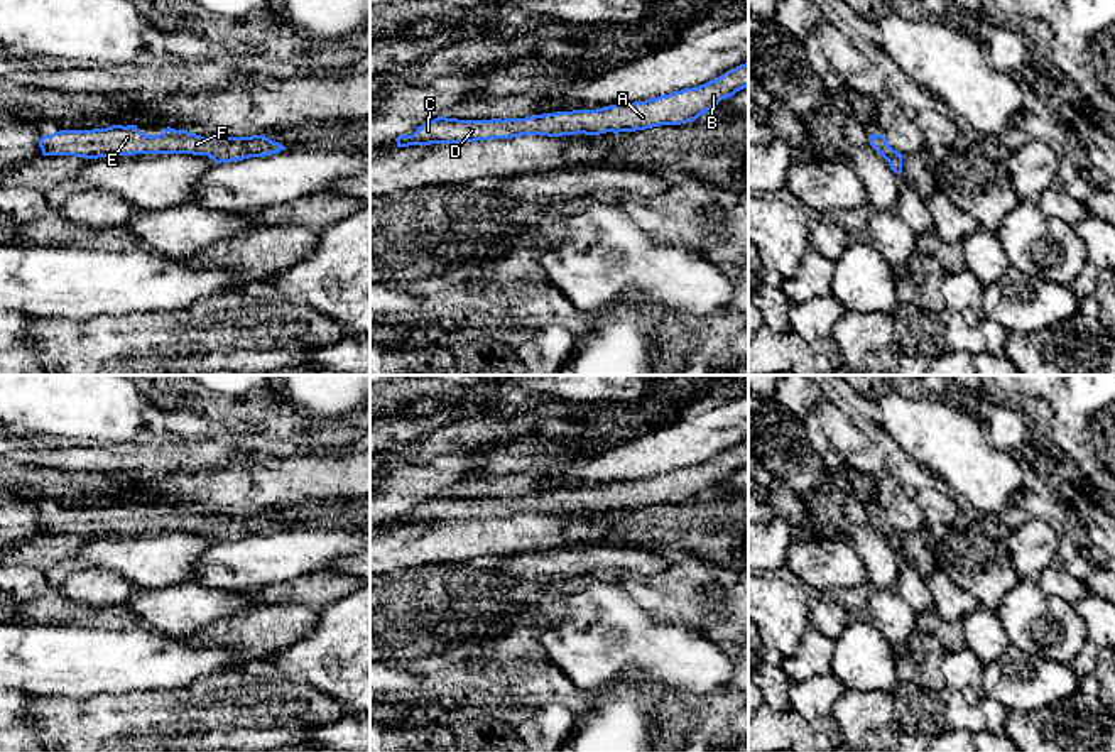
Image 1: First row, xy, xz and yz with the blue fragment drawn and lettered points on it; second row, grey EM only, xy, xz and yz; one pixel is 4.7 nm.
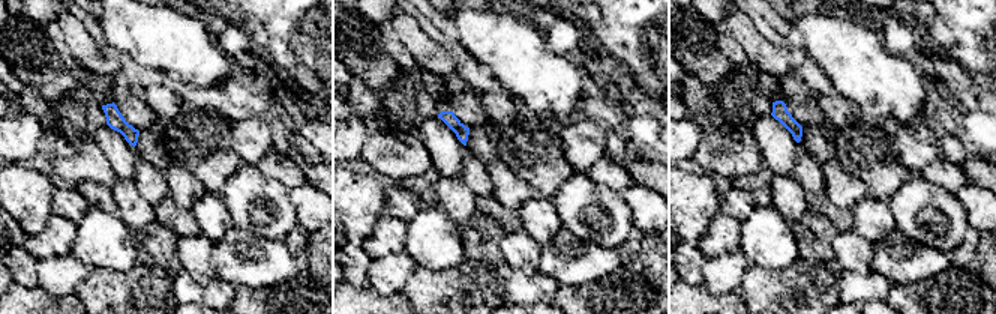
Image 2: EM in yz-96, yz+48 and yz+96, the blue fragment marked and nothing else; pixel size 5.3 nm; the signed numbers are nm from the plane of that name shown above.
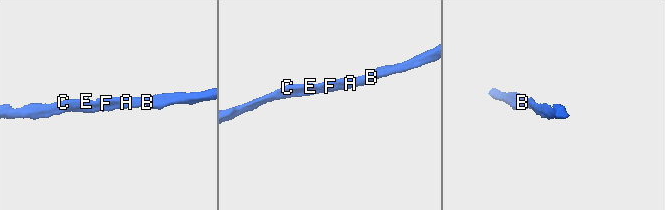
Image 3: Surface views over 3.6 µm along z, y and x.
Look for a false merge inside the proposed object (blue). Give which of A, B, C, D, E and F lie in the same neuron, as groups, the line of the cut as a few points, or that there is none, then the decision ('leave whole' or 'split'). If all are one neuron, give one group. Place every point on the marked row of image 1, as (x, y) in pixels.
A B C D E F | no cut | leave whole

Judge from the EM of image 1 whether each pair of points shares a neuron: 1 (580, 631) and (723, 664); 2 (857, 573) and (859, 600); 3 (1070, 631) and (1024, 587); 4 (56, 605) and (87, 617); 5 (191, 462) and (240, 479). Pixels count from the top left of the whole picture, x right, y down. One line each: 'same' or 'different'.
1: same
2: different
3: same
4: same
5: different

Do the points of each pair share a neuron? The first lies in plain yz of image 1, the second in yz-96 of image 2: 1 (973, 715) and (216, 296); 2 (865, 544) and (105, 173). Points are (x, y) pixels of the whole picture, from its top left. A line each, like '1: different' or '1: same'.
1: same
2: different

